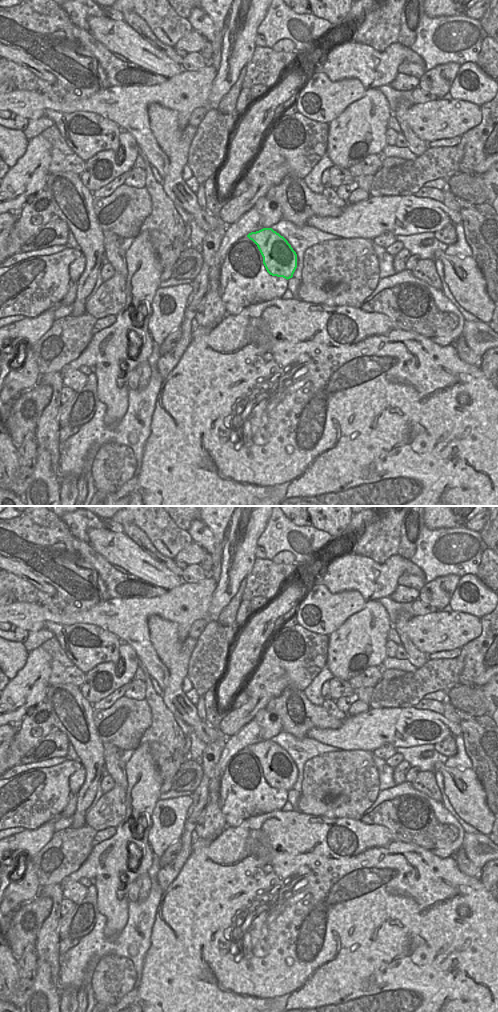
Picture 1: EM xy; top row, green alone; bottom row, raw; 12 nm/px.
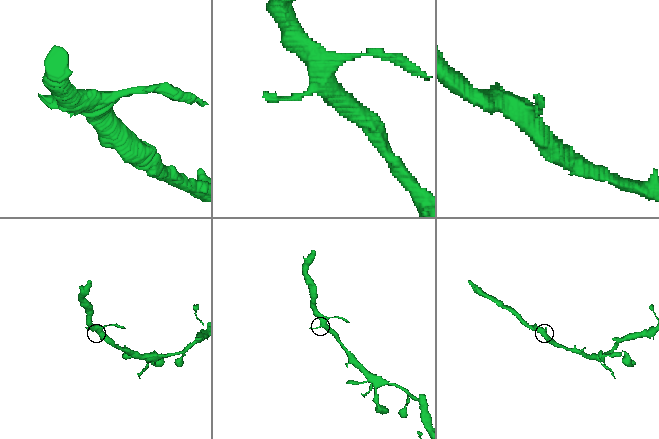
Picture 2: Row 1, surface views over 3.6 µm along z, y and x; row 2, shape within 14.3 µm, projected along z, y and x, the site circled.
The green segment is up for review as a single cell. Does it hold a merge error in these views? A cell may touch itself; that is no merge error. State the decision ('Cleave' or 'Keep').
Keep.

